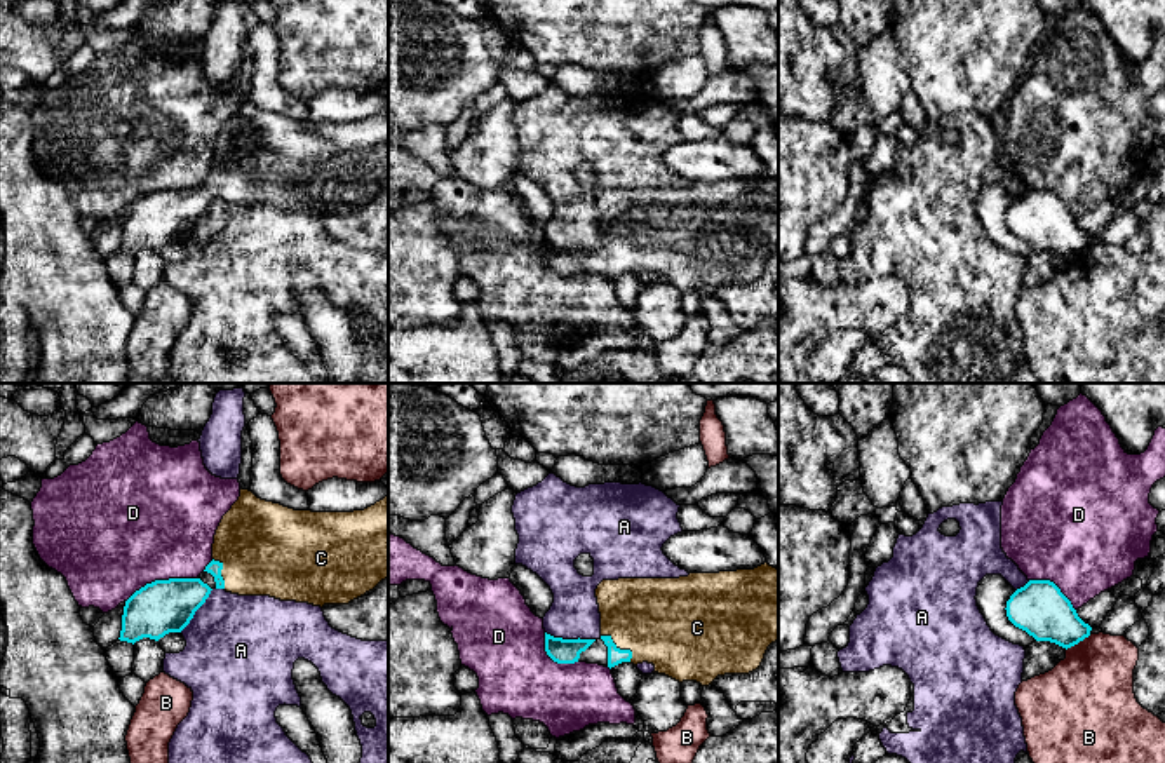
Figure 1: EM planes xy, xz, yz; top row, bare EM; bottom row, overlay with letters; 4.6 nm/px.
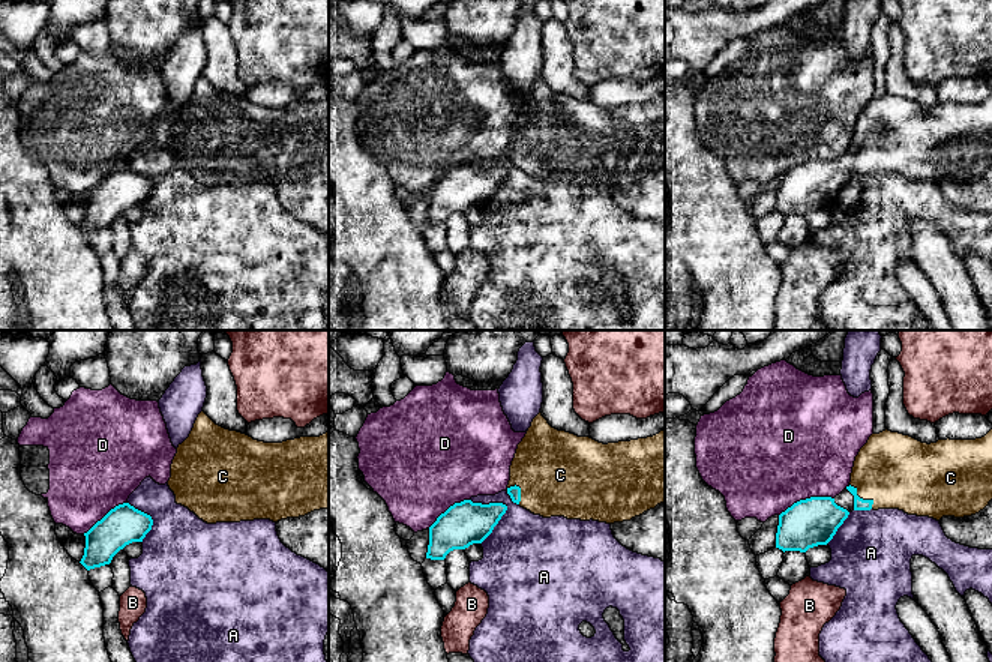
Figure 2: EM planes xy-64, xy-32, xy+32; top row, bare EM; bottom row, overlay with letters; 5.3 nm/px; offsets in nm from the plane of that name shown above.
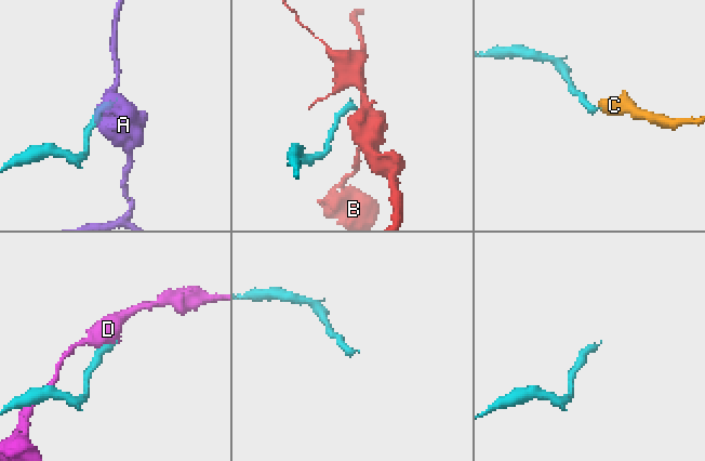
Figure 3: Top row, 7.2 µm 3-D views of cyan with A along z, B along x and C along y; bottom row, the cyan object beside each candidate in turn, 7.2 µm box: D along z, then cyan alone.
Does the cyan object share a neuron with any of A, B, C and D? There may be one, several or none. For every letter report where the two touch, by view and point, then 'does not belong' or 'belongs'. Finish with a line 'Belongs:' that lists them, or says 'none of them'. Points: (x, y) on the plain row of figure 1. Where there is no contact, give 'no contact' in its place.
A: meets cyan in xz at (570, 249); does not belong
B: meets cyan in yz at (1078, 251); does not belong
C: meets cyan in xz at (619, 258); belongs
D: meets cyan in xy at (161, 190); does not belong
Belongs: C

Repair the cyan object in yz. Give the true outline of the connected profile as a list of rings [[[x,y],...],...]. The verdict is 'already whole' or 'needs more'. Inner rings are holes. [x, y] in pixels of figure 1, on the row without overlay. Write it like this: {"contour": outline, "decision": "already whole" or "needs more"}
{"contour": [[[1029,190],[1007,211],[1008,230],[1036,251],[1071,258],[1090,246],[1071,211],[1050,190]]], "decision": "already whole"}

